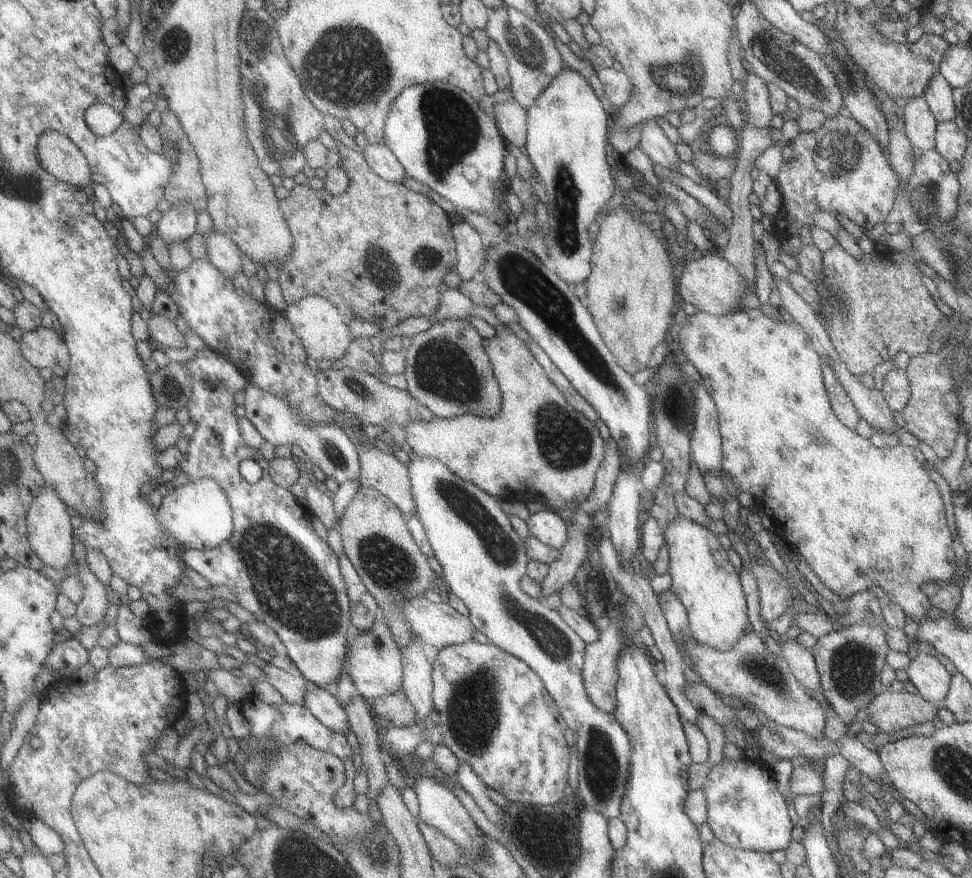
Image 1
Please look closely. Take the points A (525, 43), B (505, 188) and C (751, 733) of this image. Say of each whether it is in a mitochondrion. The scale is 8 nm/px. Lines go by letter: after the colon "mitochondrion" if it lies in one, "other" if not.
A: mitochondrion
B: other
C: other

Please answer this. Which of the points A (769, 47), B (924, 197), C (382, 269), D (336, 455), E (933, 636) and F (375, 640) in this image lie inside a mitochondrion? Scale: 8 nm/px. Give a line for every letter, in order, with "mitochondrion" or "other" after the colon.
A: mitochondrion
B: mitochondrion
C: mitochondrion
D: mitochondrion
E: other
F: mitochondrion

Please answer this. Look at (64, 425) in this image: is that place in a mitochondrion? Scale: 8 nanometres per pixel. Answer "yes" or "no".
no

